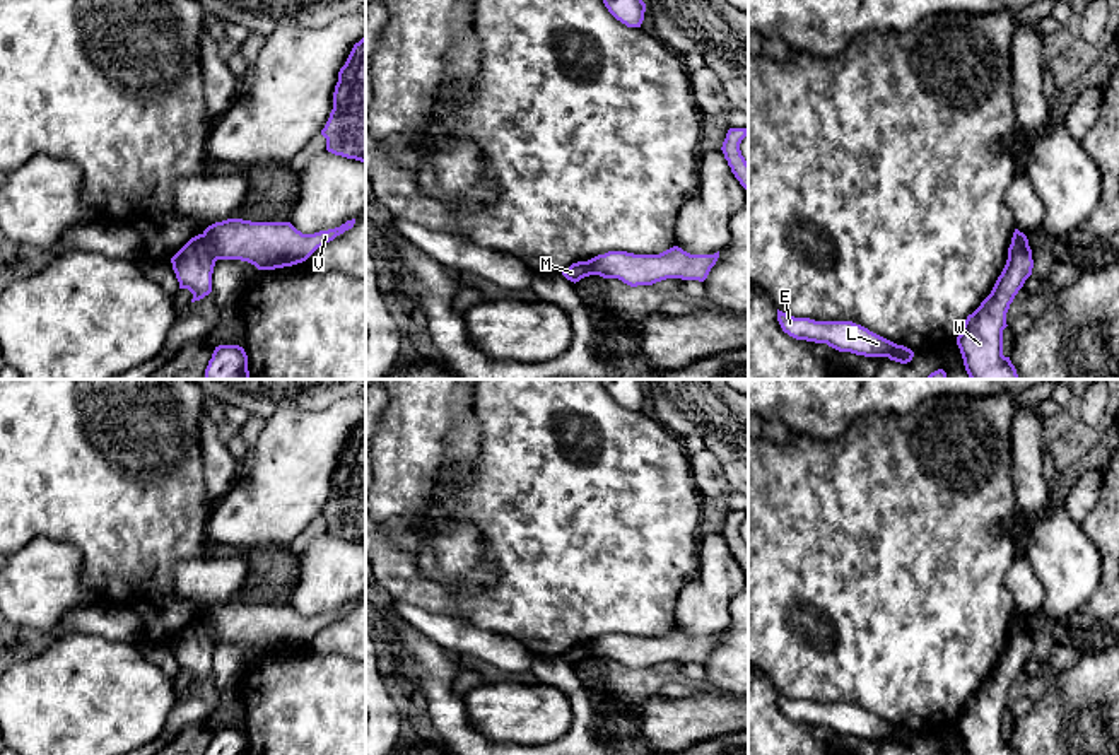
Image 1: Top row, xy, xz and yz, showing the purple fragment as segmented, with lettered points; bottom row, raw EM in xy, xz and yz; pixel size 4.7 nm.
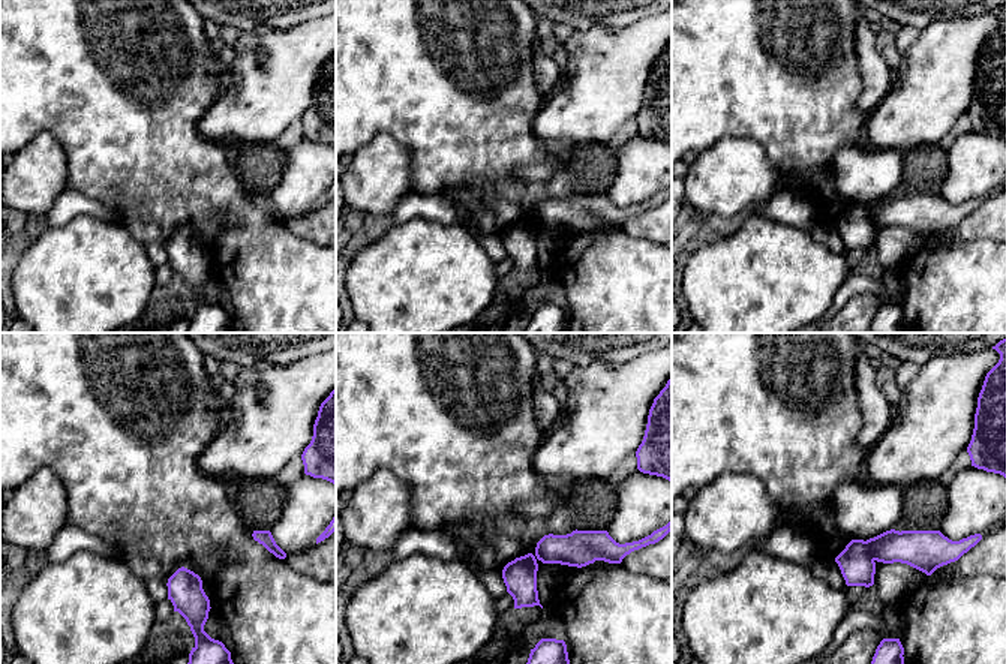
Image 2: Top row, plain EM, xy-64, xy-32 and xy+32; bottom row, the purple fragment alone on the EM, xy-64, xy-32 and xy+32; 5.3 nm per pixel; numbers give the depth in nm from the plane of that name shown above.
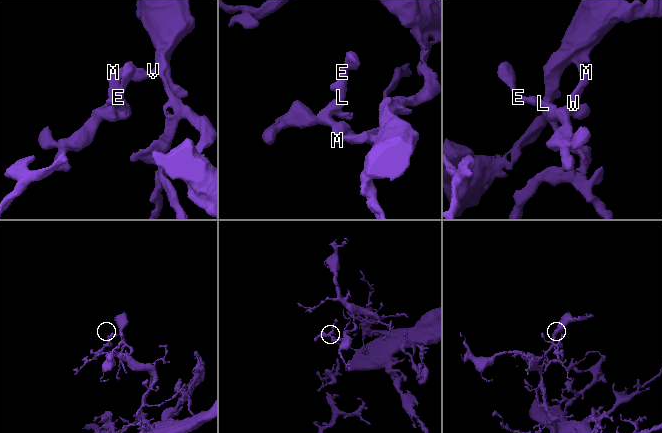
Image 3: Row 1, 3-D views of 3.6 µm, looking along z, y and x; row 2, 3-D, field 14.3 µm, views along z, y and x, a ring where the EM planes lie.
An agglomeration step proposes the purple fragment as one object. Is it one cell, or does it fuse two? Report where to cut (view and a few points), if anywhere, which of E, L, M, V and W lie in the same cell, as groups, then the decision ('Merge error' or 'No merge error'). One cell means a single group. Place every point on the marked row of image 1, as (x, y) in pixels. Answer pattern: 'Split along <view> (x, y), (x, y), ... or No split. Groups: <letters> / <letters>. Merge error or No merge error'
Split along xy (202, 234), (216, 260). Groups: E L M W / V. Merge error

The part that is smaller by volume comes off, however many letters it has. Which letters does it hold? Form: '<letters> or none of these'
E, L, M, W

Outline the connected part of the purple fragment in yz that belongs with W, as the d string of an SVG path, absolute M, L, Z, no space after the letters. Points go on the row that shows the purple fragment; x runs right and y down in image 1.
M1027 236L1011 241L1006 265L991 294L967 316L957 345L970 379L1018 379L1010 357L1003 355L1006 313L1025 280L1032 275L1034 260Z

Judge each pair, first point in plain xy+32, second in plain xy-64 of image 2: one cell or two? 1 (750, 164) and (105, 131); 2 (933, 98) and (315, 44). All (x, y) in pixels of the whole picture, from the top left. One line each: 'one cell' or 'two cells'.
1: two cells
2: one cell

